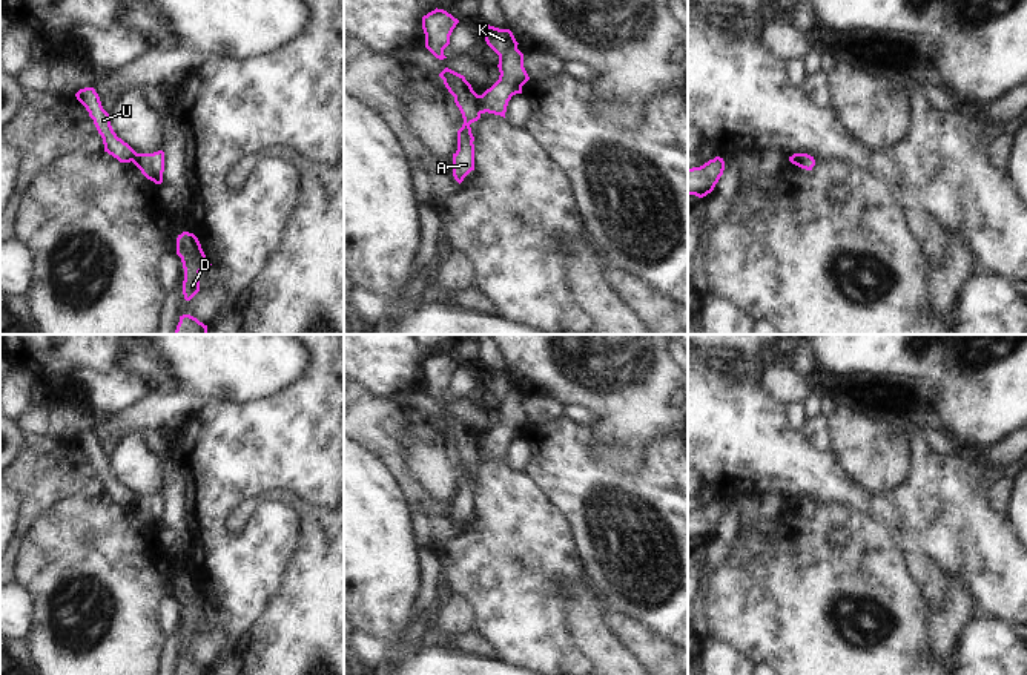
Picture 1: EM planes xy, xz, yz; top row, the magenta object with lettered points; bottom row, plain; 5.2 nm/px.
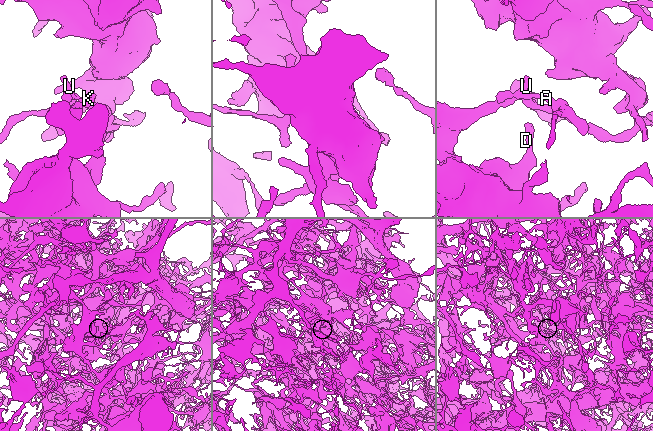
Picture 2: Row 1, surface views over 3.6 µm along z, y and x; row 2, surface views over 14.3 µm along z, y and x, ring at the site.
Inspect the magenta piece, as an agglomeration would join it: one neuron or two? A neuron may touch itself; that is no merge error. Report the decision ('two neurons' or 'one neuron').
two neurons

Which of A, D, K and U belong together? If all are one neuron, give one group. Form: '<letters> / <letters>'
A U / D K

